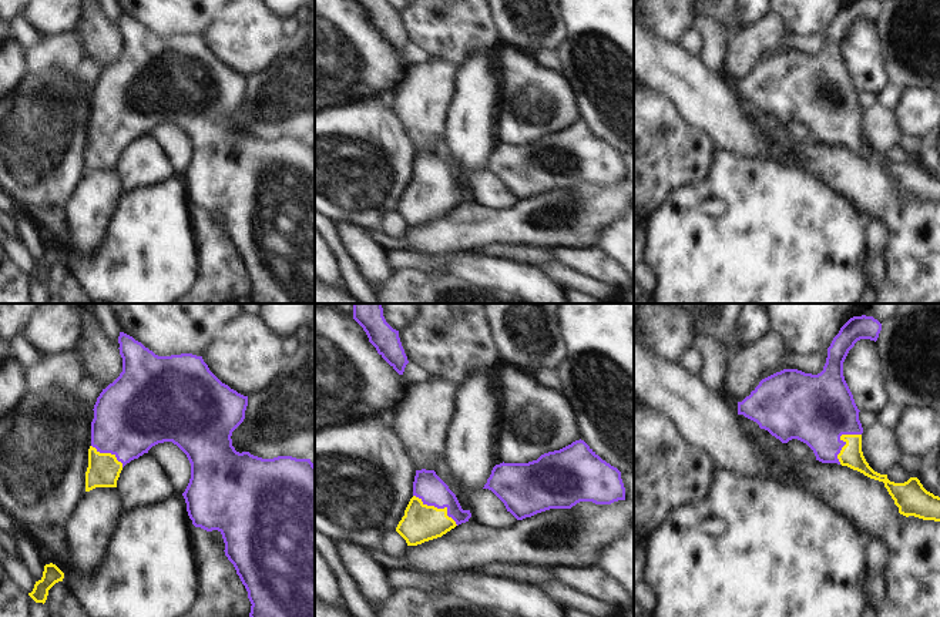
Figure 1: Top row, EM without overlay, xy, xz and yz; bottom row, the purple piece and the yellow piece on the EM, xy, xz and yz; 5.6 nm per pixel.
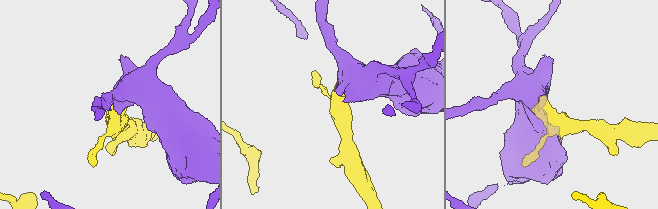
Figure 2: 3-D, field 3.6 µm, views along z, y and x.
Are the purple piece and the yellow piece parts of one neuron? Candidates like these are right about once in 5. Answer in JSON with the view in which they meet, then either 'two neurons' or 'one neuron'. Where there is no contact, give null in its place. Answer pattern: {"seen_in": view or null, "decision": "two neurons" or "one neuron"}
{"seen_in": "xz", "decision": "one neuron"}

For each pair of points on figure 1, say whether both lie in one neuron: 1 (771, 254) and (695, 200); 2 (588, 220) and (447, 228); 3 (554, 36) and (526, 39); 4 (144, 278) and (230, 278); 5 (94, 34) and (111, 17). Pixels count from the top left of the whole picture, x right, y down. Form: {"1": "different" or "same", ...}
{"1": "same", "2": "same", "3": "same", "4": "different", "5": "different"}

